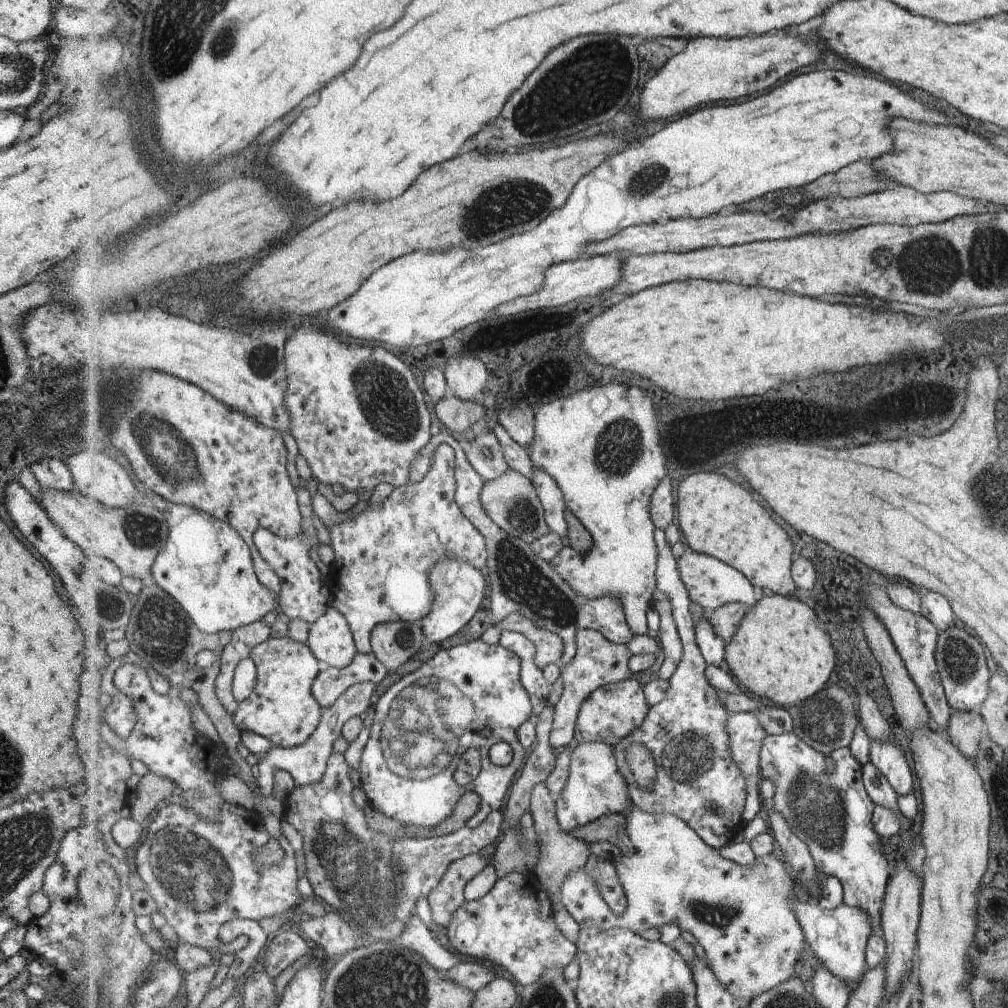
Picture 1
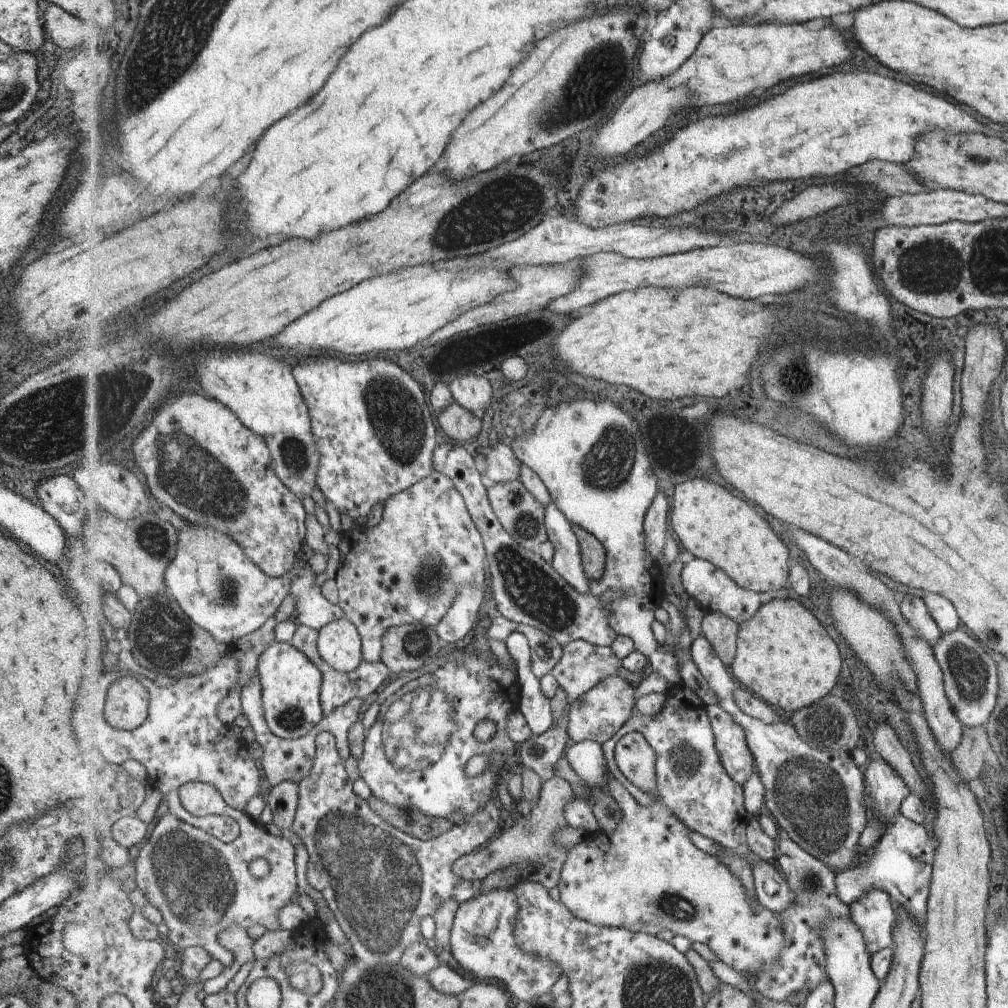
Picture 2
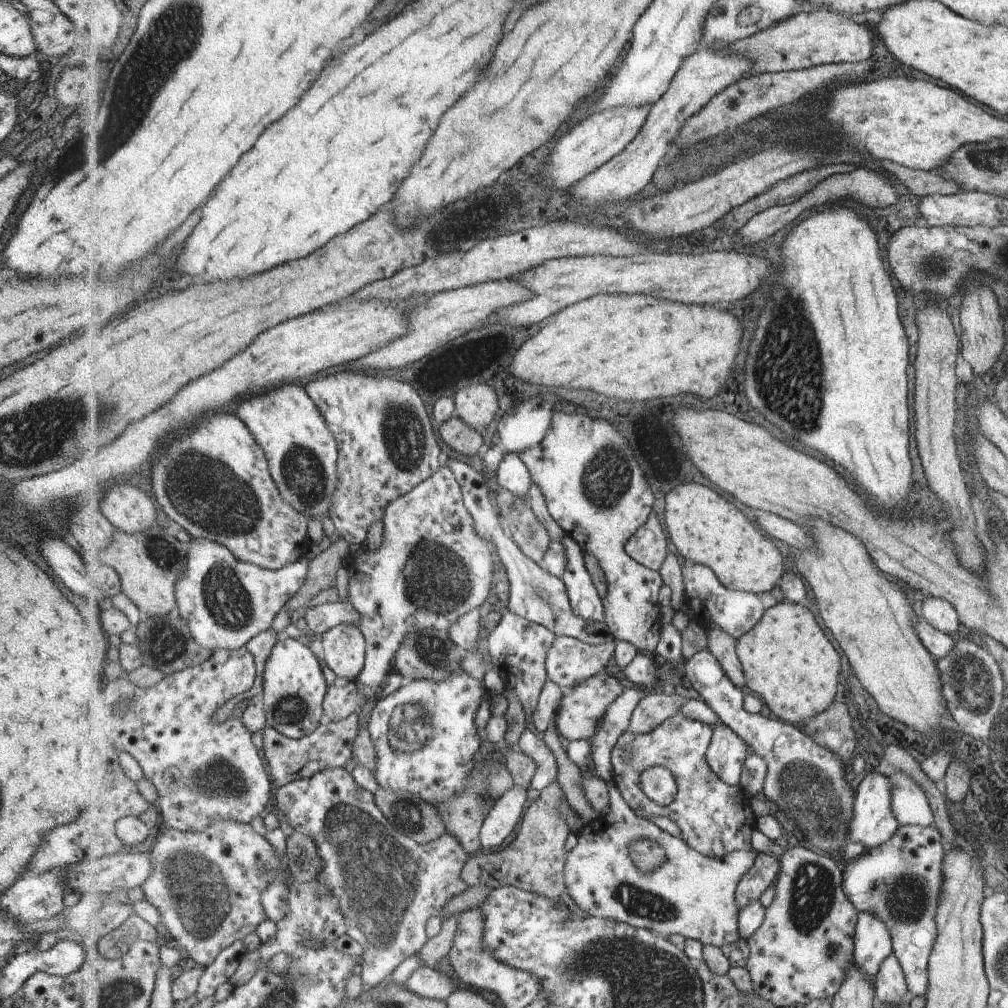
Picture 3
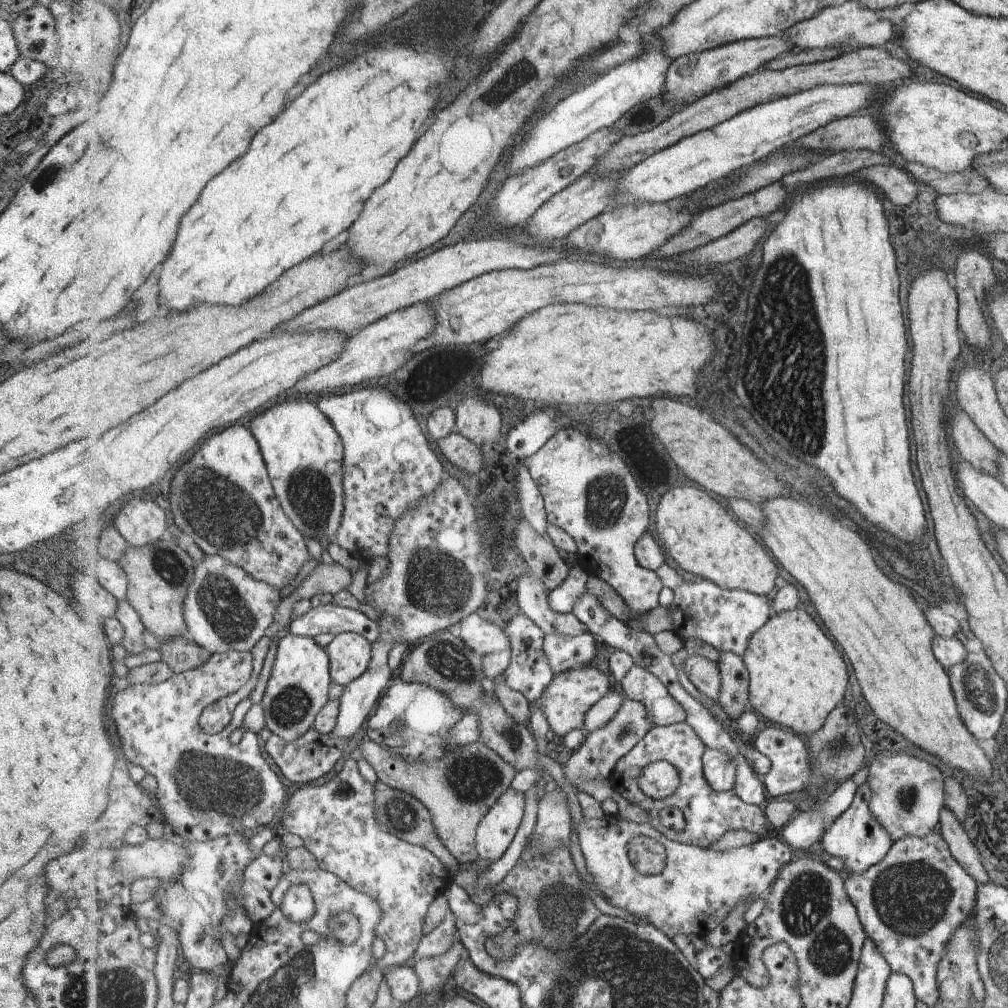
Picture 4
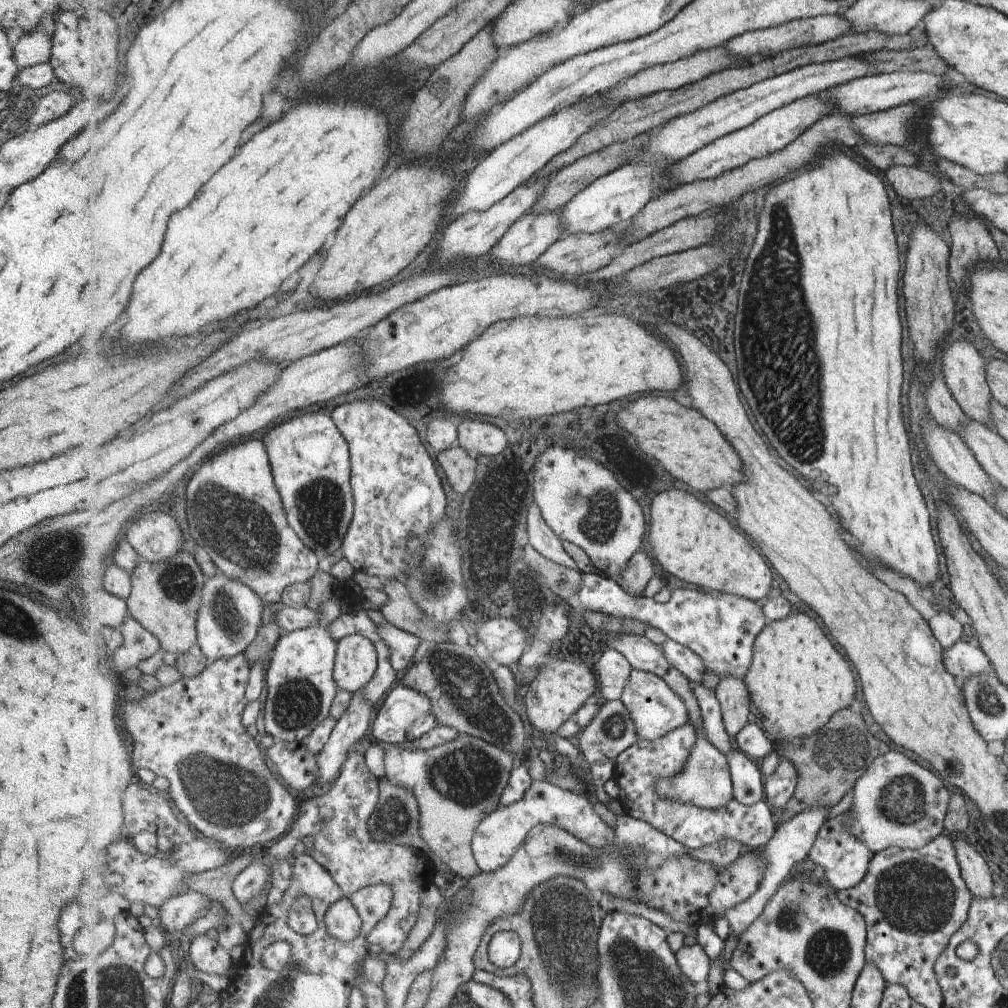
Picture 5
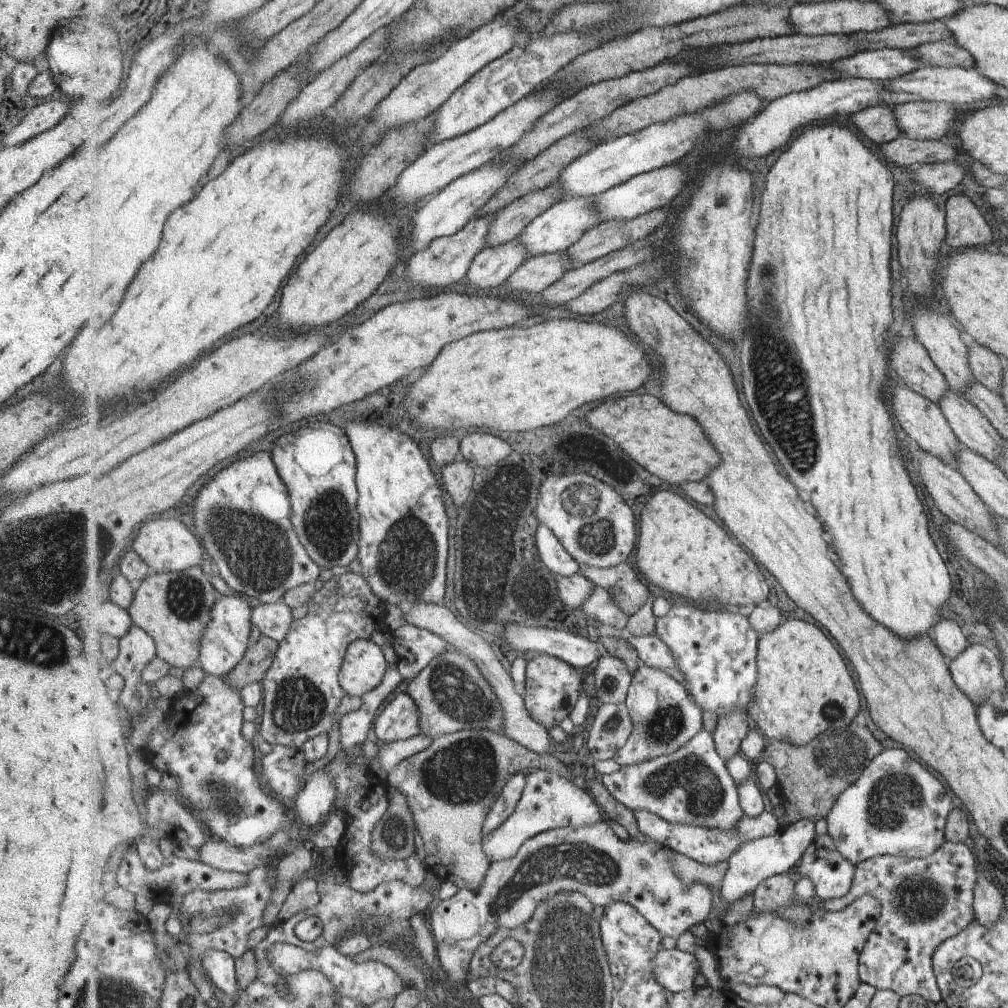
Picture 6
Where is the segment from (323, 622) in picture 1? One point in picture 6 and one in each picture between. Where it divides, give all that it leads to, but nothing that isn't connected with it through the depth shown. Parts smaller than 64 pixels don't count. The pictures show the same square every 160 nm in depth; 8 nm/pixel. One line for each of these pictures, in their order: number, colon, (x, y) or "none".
2: (339, 643)
3: (345, 648)
4: (350, 653)
5: (357, 662)
6: (364, 668)

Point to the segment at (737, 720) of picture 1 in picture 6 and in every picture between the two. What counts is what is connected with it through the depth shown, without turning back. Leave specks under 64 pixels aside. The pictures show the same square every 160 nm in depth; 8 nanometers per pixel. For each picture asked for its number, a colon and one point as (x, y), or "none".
2: (731, 739)
3: (727, 754)
4: (720, 770)
5: (706, 782)
6: (693, 787)

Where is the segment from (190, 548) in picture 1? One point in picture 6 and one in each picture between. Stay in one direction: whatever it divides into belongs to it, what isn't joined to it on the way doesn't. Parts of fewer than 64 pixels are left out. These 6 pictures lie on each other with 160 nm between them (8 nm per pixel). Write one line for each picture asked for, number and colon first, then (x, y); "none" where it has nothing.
2: (223, 590)
3: (227, 602)
4: (226, 609)
5: (231, 617)
6: (226, 640)

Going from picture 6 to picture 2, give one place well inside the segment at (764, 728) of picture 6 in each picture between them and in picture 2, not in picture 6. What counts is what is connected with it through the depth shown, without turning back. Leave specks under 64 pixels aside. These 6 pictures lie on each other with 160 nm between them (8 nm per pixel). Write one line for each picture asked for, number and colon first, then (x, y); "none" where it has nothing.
2: (785, 655)
3: (787, 658)
4: (798, 677)
5: (797, 680)

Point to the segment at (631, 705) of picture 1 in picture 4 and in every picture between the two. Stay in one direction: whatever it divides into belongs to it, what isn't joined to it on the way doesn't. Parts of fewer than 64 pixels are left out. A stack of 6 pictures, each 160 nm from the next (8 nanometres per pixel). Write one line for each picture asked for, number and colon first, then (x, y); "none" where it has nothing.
2: (600, 713)
3: (579, 715)
4: (567, 700)

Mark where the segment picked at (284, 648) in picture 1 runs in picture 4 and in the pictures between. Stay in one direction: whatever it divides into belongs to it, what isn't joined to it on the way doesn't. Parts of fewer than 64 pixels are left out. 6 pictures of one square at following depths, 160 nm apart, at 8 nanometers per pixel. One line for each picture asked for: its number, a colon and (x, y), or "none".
2: (291, 684)
3: (294, 686)
4: (298, 690)

